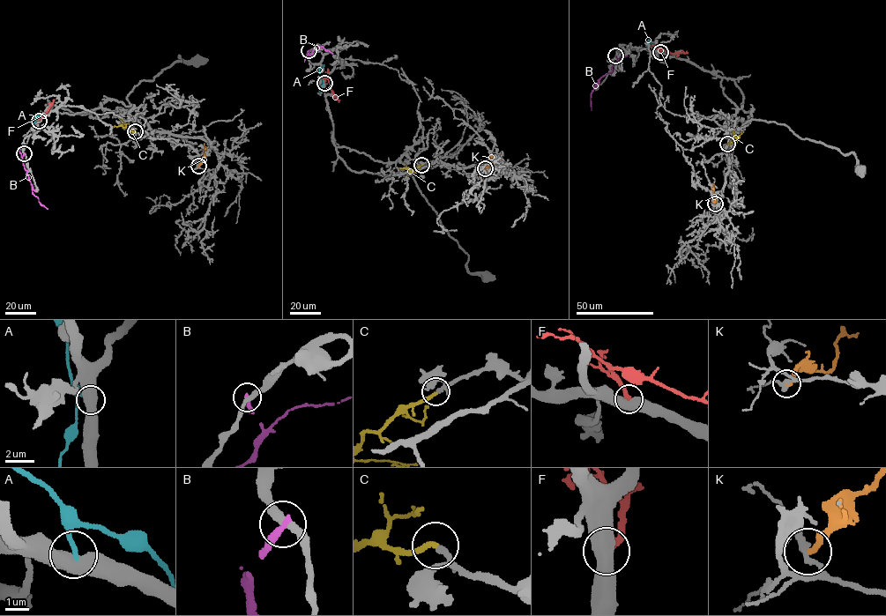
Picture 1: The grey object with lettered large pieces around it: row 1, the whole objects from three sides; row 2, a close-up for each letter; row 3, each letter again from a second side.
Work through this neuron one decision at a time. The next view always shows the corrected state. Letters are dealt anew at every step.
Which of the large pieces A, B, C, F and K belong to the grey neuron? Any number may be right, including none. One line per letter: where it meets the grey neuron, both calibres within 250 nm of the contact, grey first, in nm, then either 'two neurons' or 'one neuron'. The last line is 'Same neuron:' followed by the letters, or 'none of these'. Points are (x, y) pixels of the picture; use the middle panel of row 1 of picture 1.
A: contact (323, 82); calibres 650 and 200 nm; two neurons
B: contact (308, 50); calibres 320 and 340 nm; two neurons
C: contact (421, 165); calibres 180 and 200 nm; one neuron
F: contact (324, 83); calibres 600 and 280 nm; two neurons
K: contact (485, 168); calibres 280 and 260 nm; two neurons
Same neuron: C

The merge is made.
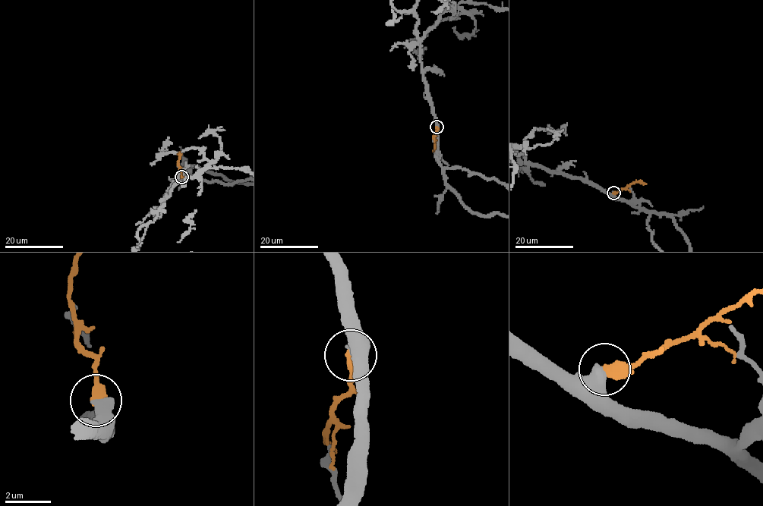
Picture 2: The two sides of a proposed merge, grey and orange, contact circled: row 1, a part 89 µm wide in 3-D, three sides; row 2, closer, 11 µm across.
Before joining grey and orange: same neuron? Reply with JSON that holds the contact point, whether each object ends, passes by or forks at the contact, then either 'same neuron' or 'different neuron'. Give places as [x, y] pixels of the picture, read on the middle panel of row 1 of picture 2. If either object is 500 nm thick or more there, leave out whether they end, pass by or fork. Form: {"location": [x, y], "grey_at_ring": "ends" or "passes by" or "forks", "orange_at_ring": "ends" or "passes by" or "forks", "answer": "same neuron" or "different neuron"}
{"location": [436, 127], "answer": "different neuron"}

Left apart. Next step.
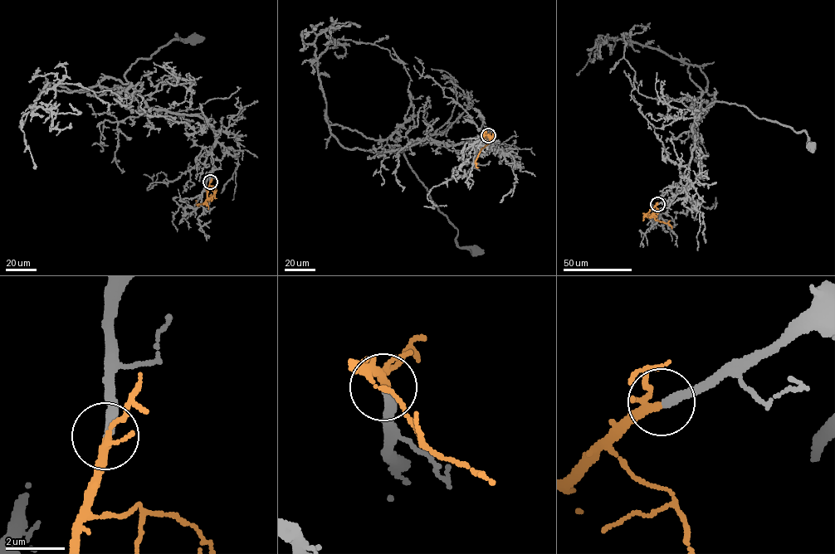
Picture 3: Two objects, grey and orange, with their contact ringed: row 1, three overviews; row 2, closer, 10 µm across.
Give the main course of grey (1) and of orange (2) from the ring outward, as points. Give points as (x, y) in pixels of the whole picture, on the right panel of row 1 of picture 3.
1: (657, 204), (684, 188), (694, 146), (692, 126), (710, 103), (744, 106), (759, 119), (804, 131), (811, 148)
2: (657, 204), (648, 213), (655, 220), (667, 223), (671, 229)

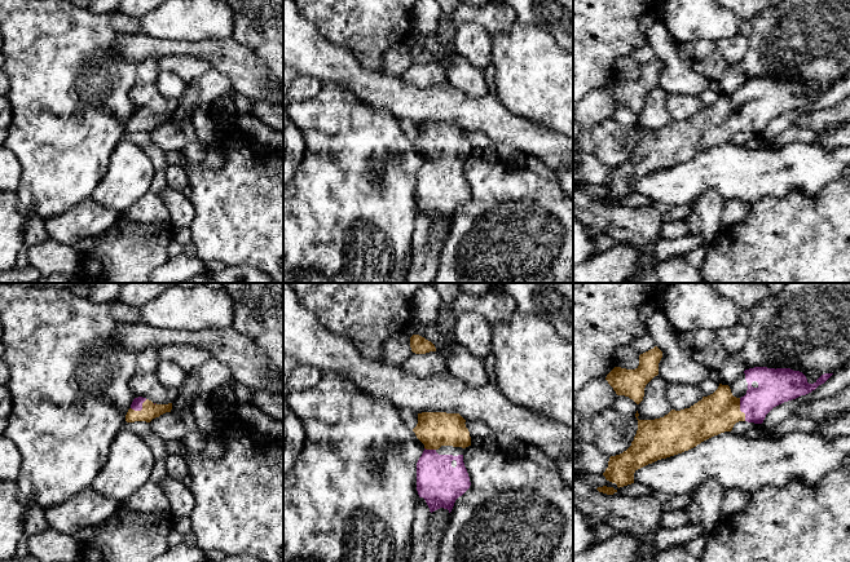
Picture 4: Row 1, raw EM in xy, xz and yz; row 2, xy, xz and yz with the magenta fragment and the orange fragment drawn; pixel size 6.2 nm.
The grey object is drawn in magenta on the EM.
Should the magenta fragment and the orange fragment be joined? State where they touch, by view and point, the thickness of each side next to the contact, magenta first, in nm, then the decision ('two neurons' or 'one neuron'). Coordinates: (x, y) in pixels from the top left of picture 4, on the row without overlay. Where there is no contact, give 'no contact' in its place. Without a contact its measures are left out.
contact yz (740, 120); calibres 200 and 240 nm; one neuron

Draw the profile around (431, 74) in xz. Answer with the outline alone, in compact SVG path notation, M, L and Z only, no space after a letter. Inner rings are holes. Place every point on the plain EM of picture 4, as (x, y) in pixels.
M437 61L426 65L413 63L400 76L400 79L415 88L430 88L449 84L446 72Z

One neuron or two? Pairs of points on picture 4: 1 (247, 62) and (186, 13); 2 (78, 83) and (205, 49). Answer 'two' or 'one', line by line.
1: two
2: two

